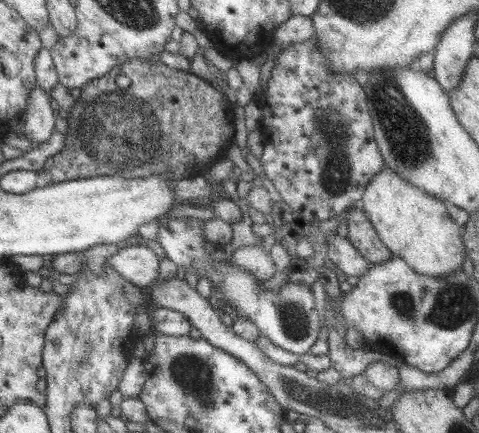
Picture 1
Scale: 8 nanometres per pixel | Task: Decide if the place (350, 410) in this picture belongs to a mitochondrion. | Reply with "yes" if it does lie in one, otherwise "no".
yes

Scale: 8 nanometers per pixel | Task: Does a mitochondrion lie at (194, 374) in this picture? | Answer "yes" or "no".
yes

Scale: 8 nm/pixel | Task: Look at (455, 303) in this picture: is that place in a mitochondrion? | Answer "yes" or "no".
yes

